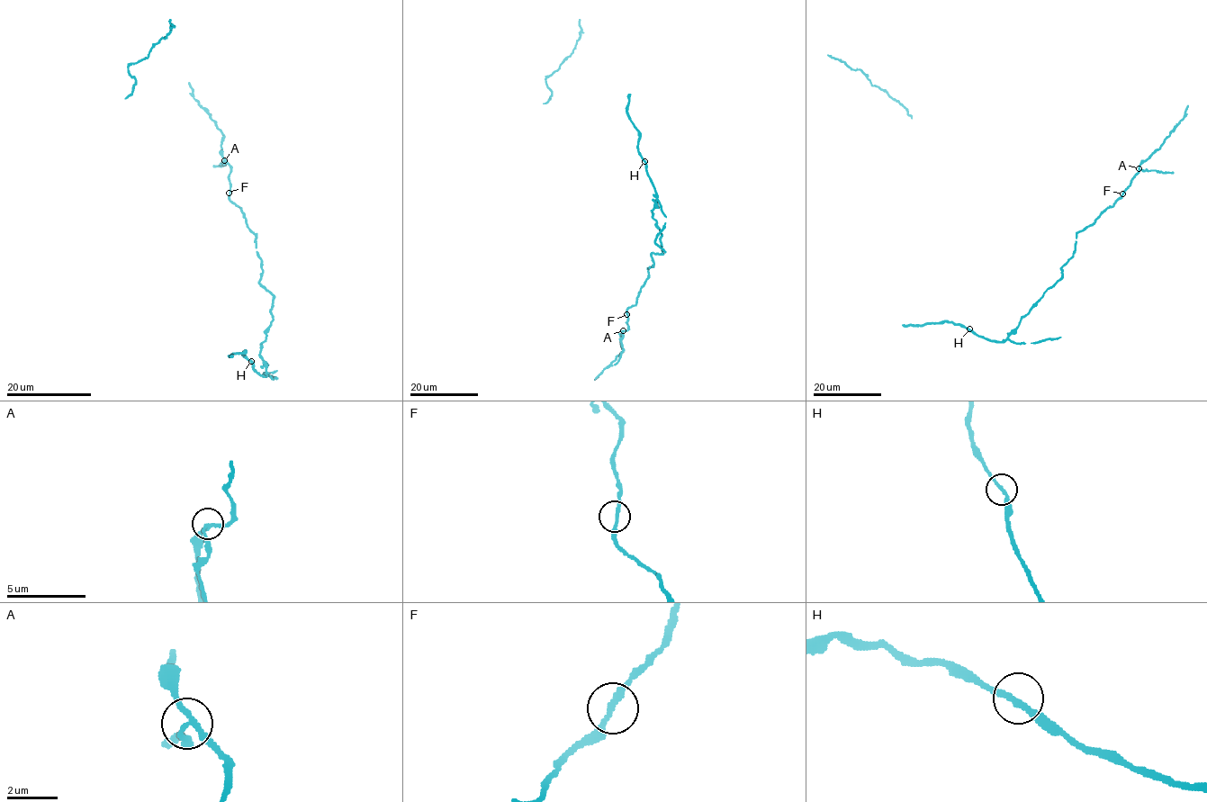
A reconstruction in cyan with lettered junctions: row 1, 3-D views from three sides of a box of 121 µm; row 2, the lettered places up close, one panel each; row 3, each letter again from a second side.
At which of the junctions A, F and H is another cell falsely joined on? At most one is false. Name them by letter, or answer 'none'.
A

